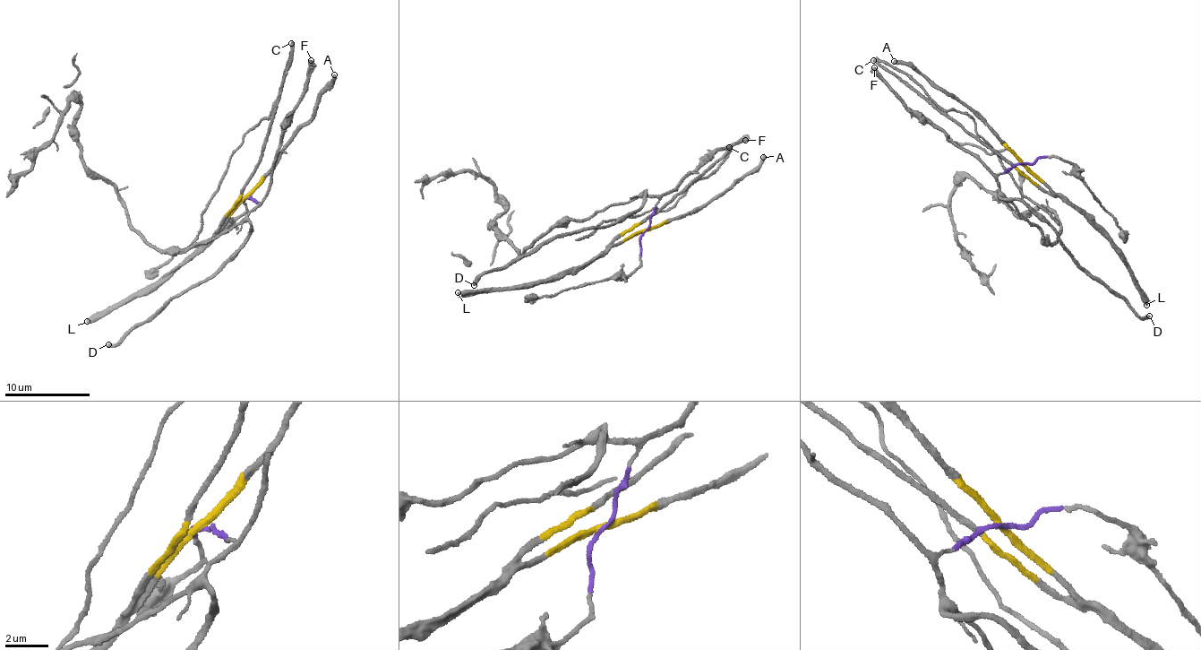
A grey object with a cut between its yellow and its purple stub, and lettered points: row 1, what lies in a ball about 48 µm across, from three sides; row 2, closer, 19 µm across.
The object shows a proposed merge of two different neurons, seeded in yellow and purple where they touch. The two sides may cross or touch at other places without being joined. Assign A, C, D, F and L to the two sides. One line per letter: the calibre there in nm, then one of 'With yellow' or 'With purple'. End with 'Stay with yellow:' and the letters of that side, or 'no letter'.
A: Thickness 360 nm. With yellow
C: Thickness 240 nm. With yellow
D: Thickness 320 nm. With purple
F: Thickness 460 nm. With purple
L: Thickness 500 nm. With yellow
Stay with yellow: A, C, L

